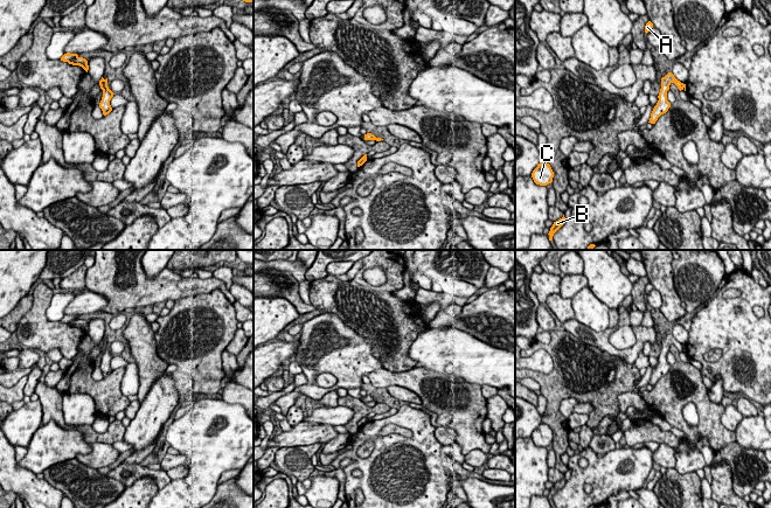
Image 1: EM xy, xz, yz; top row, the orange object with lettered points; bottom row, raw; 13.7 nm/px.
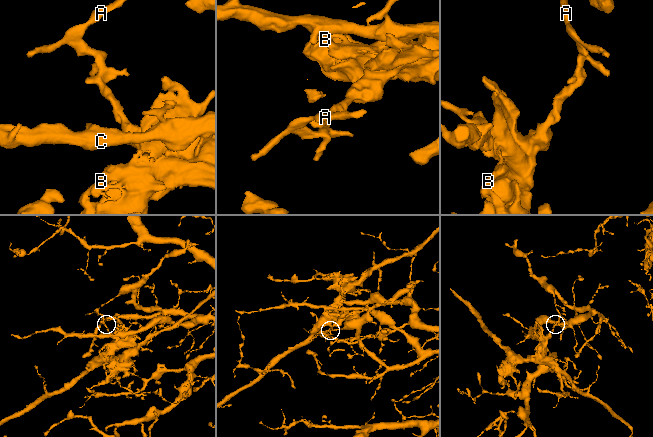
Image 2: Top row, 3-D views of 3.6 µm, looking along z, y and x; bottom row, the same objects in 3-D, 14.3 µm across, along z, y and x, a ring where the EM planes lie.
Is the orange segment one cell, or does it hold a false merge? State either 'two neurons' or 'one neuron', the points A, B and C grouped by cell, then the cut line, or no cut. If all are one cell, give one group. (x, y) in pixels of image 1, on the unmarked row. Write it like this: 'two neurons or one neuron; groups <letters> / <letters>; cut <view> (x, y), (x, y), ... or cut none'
two neurons; groups A C / B; cut xy (109, 350), (103, 353)

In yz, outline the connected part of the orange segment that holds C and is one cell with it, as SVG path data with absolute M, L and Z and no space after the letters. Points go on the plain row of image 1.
M541 423L533 432L532 439L536 446L547 447L553 444L554 433L549 425Z

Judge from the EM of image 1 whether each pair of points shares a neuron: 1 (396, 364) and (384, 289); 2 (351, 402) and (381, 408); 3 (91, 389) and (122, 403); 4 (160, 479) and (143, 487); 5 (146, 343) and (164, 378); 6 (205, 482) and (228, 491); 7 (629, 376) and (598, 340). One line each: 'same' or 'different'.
1: same
2: same
3: same
4: different
5: different
6: different
7: different

